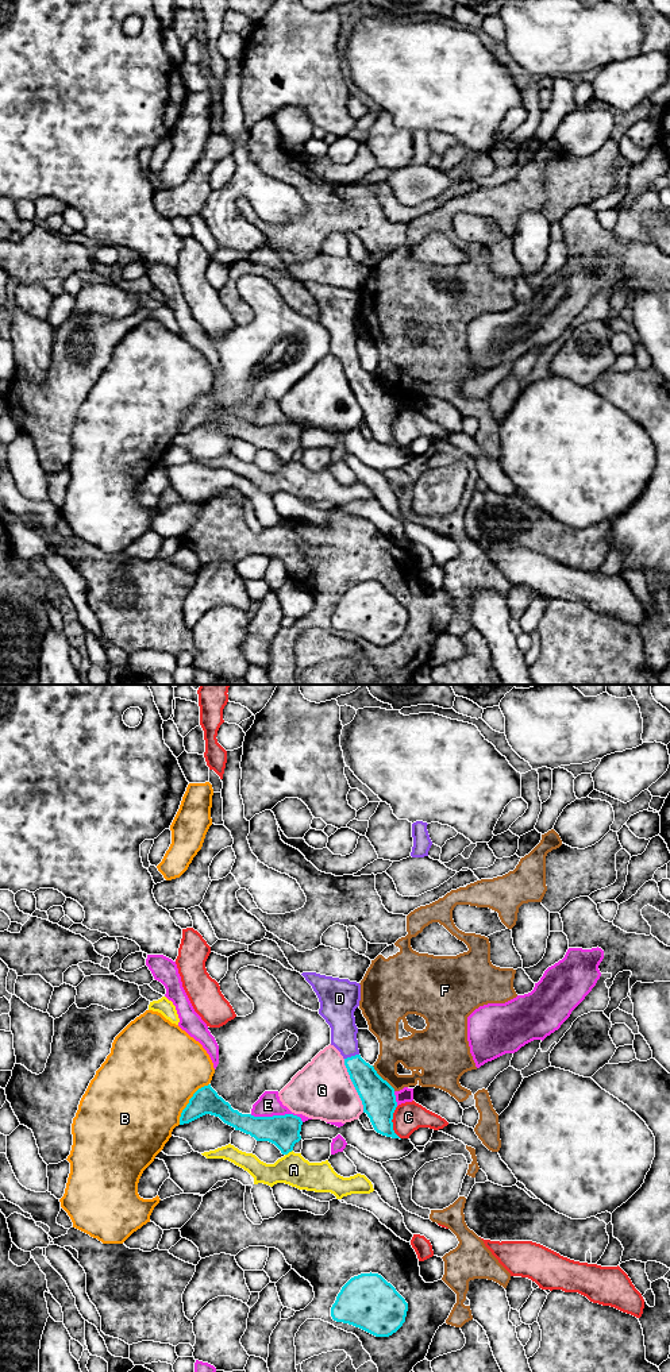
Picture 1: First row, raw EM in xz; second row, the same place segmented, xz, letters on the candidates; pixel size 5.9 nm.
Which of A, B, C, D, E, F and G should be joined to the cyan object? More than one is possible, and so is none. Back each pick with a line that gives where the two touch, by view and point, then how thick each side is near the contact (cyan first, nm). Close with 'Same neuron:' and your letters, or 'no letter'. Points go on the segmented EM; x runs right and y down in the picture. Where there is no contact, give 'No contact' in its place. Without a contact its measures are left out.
D: Touches cyan at xz (351, 1056). Thickness 180 nm (cyan) against 160 nm
Same neuron: D

